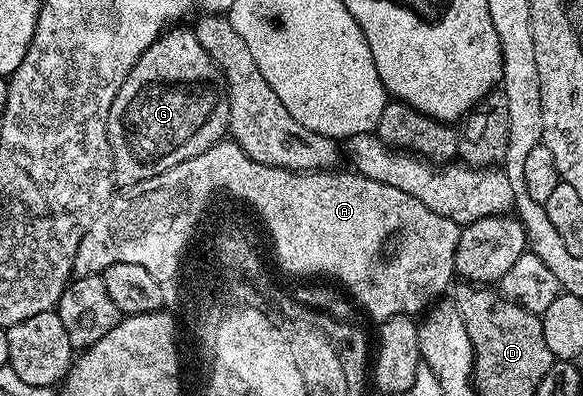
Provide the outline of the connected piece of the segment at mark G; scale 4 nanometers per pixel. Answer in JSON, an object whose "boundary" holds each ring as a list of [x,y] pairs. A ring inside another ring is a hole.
{"boundary":[[[182,25],[175,26],[173,29],[167,29],[163,31],[162,38],[155,41],[155,43],[142,54],[140,61],[136,61],[136,65],[128,73],[124,85],[120,85],[120,89],[112,101],[112,109],[108,113],[108,145],[112,145],[114,182],[119,188],[133,189],[139,185],[145,184],[147,181],[157,180],[158,175],[164,173],[168,169],[172,169],[172,165],[180,165],[180,161],[188,161],[192,157],[204,153],[204,149],[221,143],[223,139],[227,138],[229,130],[230,102],[228,101],[226,79],[222,75],[222,70],[216,65],[216,61],[212,57],[208,57],[204,45],[200,45],[200,41],[196,41],[193,30],[186,28],[185,31]]]}

